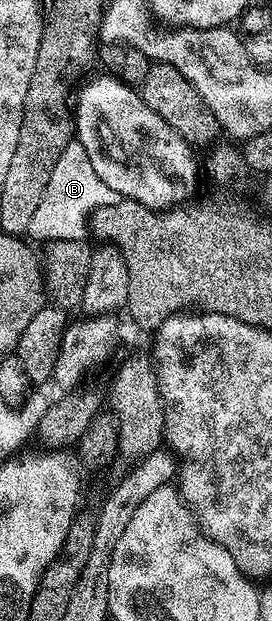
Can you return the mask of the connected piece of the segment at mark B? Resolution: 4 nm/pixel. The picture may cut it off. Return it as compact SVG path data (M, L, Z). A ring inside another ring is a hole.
M70 142L61 152L61 157L55 162L55 170L51 170L51 178L47 182L47 190L43 190L43 198L39 198L39 206L31 217L27 229L30 241L45 240L85 240L87 232L77 228L81 223L92 217L93 211L103 206L117 204L123 197L99 174L95 174L95 166L91 166L91 158L87 158L87 150L79 142ZM33 239L33 240L32 240Z

